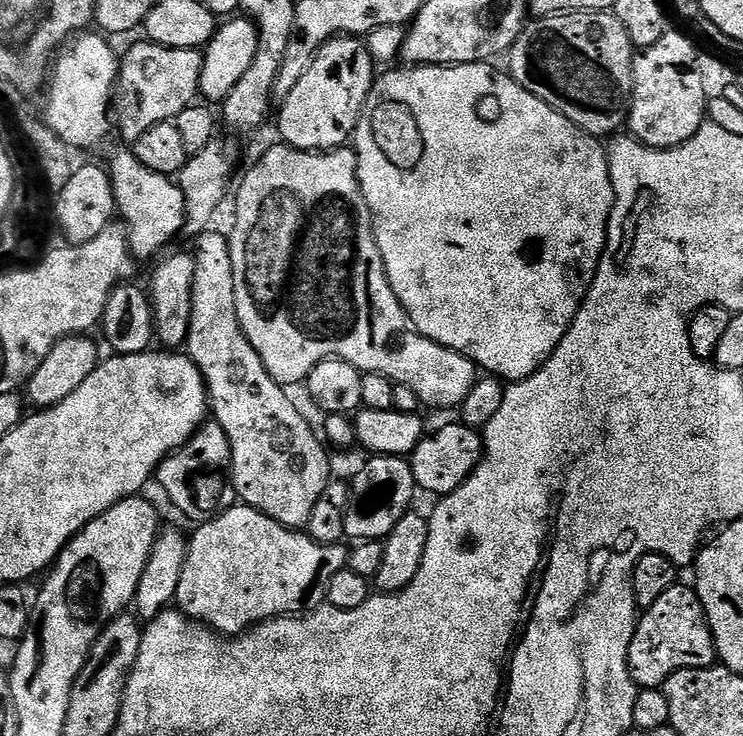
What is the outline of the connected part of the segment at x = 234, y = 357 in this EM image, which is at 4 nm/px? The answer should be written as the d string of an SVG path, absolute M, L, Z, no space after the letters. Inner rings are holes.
M209 230L203 232L195 244L196 269L186 352L204 375L215 423L220 424L222 430L226 430L226 438L230 438L236 495L279 524L293 530L303 529L314 510L314 502L322 498L322 490L326 490L330 479L329 449L317 433L317 437L312 433L307 418L284 393L287 392L285 385L270 378L258 350L254 350L238 322L228 236Z

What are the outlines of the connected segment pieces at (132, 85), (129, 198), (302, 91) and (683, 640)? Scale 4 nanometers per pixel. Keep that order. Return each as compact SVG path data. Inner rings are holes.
M141 39L141 44L132 44L128 53L122 56L118 64L118 75L114 89L114 128L128 142L135 142L150 130L150 126L158 126L158 122L175 121L182 110L197 103L200 91L200 71L202 70L203 55L194 48L167 48L154 44L151 40Z
M131 151L120 152L113 158L110 175L116 210L126 225L128 243L137 257L152 256L162 251L176 235L179 237L183 233L184 194L175 179L146 170Z
M345 34L328 40L318 50L314 62L310 62L310 70L302 74L298 86L279 103L279 139L303 152L345 147L353 139L356 123L377 75L377 65L363 39Z
M678 582L637 619L628 651L628 669L637 689L663 689L670 674L683 668L711 668L717 660L716 643L695 587Z

